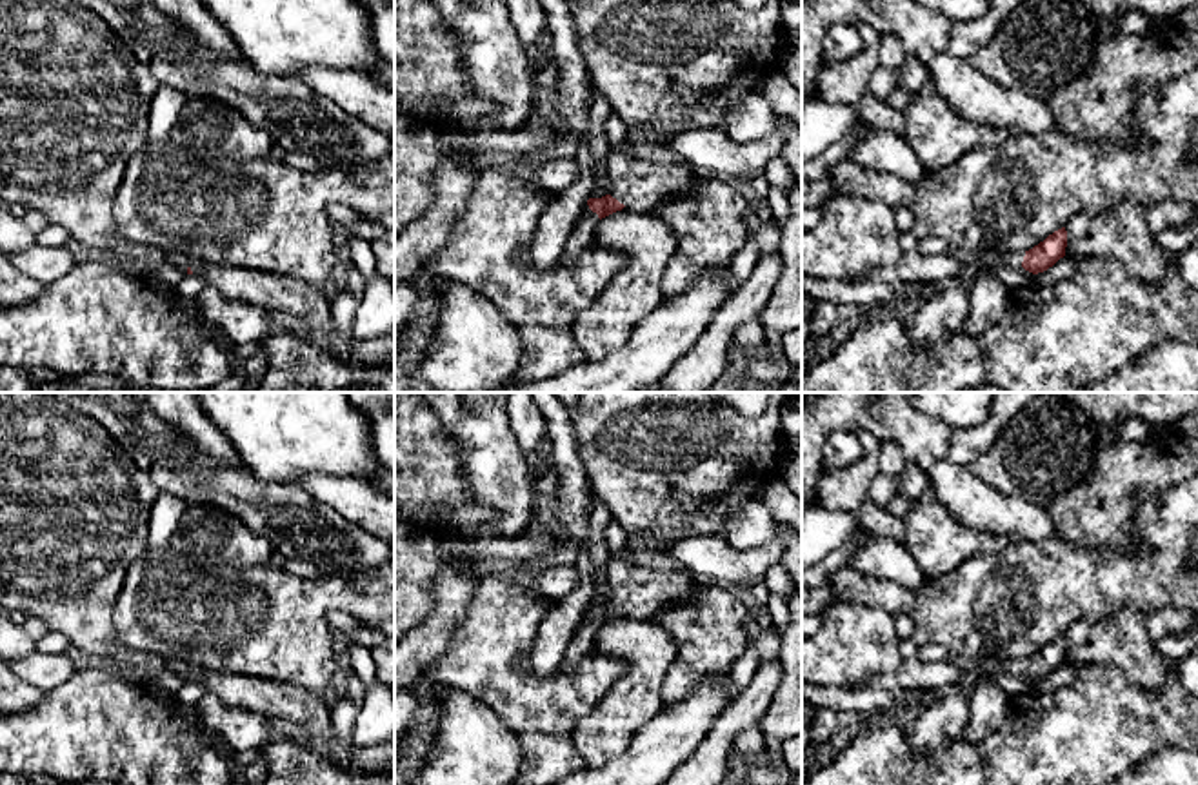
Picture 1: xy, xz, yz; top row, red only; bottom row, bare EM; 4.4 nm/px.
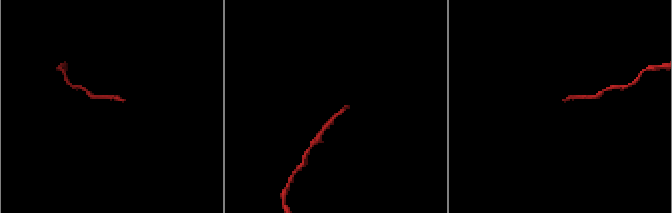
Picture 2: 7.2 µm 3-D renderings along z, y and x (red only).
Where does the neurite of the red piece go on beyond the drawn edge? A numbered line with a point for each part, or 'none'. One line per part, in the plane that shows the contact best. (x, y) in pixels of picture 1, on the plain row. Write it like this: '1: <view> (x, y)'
1: xz (638, 591)

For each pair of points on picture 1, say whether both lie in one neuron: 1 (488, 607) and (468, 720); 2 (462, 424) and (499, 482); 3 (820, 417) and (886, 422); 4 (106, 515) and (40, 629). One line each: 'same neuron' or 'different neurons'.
1: different neurons
2: same neuron
3: same neuron
4: different neurons

